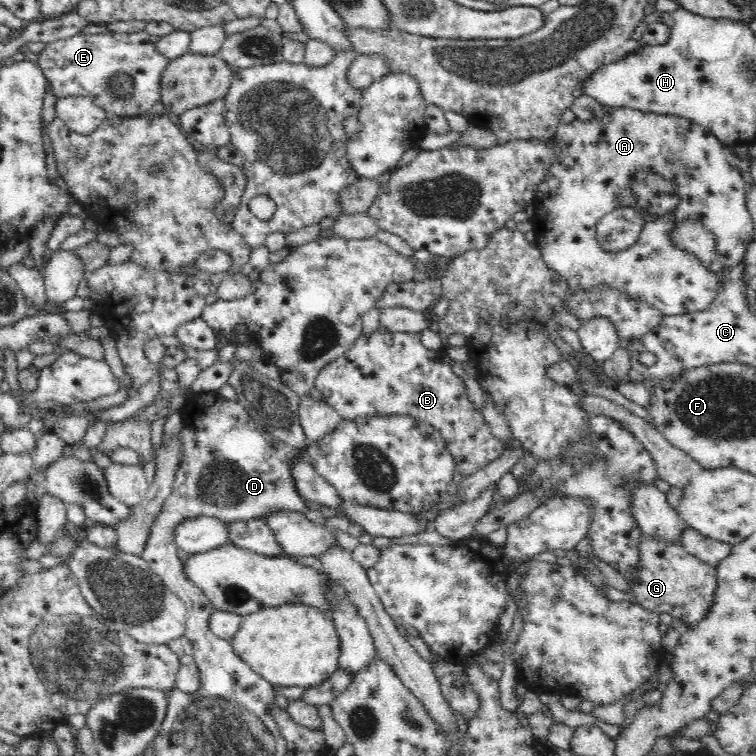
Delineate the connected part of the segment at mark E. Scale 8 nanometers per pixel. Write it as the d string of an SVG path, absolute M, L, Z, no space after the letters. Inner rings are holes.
M110 30L103 34L78 34L46 44L38 54L37 62L44 71L56 98L64 95L82 95L90 97L94 104L104 108L108 116L134 117L151 112L153 105L158 102L160 76L169 61L156 50L149 38L144 30L130 34Z

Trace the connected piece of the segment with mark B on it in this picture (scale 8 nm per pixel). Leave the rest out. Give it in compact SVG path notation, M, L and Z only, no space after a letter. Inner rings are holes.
M376 330L369 335L360 335L344 356L328 364L327 368L319 373L315 387L322 394L324 402L332 406L343 419L402 416L428 424L440 433L445 451L454 459L455 472L462 478L469 477L498 460L505 448L503 442L492 435L482 413L471 402L465 380L454 374L454 364L444 351L424 347L420 342L420 333L379 333Z

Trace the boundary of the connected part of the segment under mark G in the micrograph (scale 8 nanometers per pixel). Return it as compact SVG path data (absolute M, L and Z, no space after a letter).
M642 534L643 539L640 542L640 572L634 582L629 582L629 599L632 599L639 606L644 607L650 612L666 612L672 618L678 618L685 624L685 628L694 626L703 620L712 612L712 604L716 600L716 590L718 588L718 579L716 576L716 567L706 564L692 556L681 544L660 543L652 540L649 536Z

